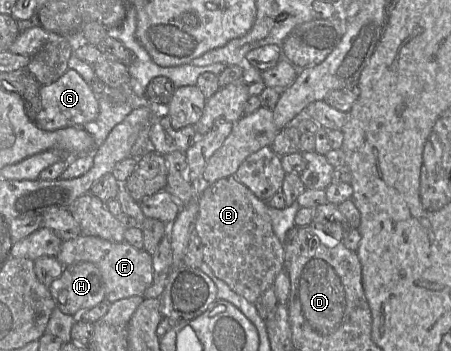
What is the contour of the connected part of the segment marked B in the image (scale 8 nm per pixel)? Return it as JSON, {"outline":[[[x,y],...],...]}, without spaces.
{"outline":[[[234,176],[219,179],[201,187],[194,232],[197,233],[202,243],[203,262],[232,291],[250,303],[255,303],[265,289],[273,286],[275,277],[283,270],[284,248],[273,232],[266,202],[257,198]]]}

